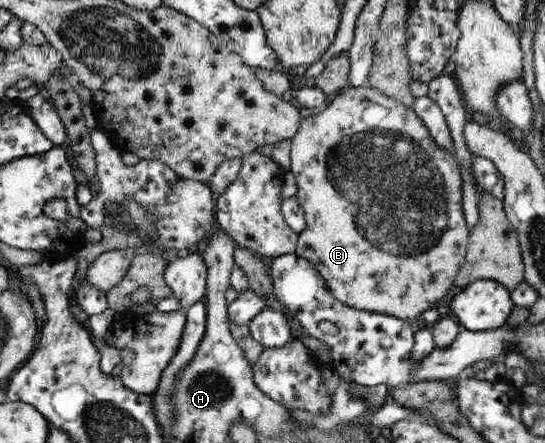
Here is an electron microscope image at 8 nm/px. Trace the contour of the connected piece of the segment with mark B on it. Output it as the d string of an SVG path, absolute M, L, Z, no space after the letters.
M368 85L342 90L340 93L337 93L331 97L331 103L324 110L300 121L300 127L296 132L296 135L291 137L291 163L289 172L294 174L294 177L296 178L298 192L296 193L295 197L296 201L300 203L300 207L303 210L306 223L306 229L297 234L297 246L295 253L298 255L298 257L304 257L304 259L308 259L308 261L310 261L310 263L319 271L326 284L328 285L328 288L331 291L331 295L335 299L342 301L342 303L345 303L347 306L352 306L354 309L382 313L389 315L390 317L394 316L401 320L410 321L424 313L424 311L428 311L428 309L432 308L436 303L438 303L438 301L442 301L442 299L448 295L448 292L452 289L452 286L455 285L456 275L458 275L458 271L460 271L460 265L462 265L462 262L464 261L469 242L469 229L465 221L462 205L463 178L461 177L459 163L457 162L455 155L453 155L450 150L447 150L444 147L439 147L437 145L436 140L430 136L430 130L428 130L428 126L423 123L422 118L420 118L419 114L417 114L412 108L404 106L402 102L388 97L386 94L382 94L382 92L376 88L368 87Z

